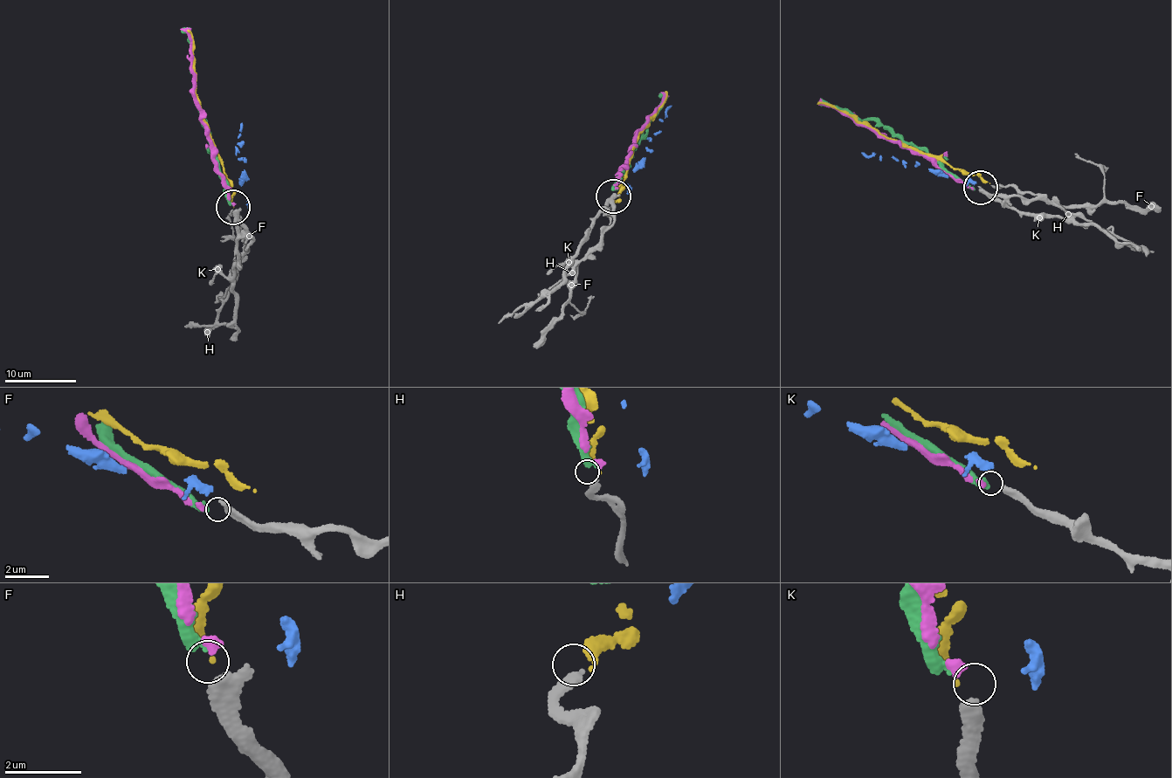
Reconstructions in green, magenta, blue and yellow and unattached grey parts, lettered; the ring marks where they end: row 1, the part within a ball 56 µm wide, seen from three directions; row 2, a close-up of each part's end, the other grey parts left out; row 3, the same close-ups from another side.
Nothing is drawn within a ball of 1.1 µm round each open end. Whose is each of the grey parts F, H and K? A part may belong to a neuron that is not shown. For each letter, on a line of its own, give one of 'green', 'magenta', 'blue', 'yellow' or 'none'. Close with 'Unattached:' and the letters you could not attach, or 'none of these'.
F: green
H: yellow
K: magenta
Unattached: none of these

